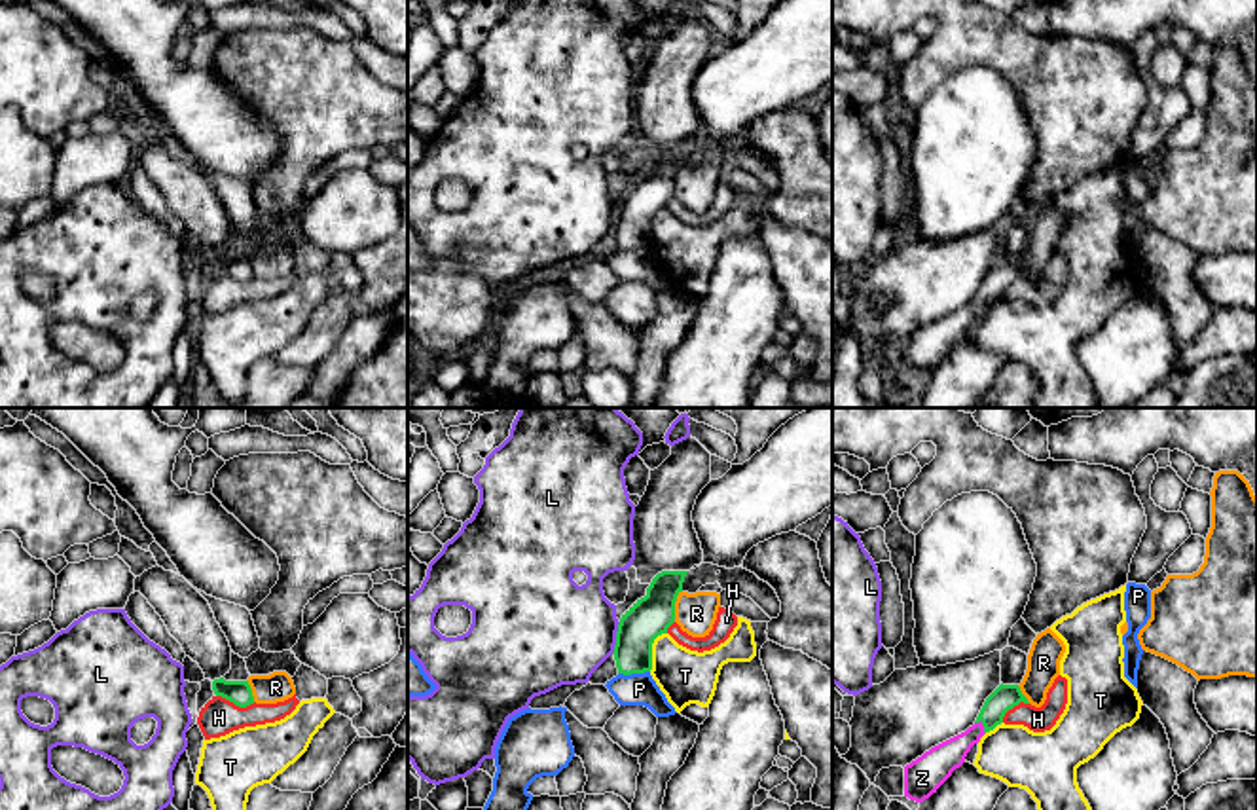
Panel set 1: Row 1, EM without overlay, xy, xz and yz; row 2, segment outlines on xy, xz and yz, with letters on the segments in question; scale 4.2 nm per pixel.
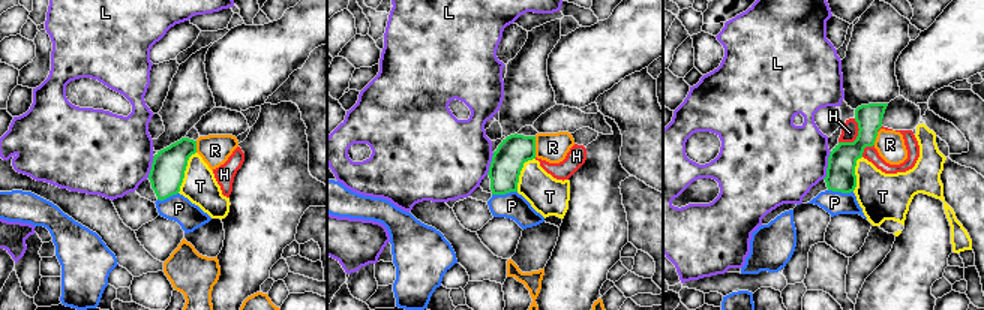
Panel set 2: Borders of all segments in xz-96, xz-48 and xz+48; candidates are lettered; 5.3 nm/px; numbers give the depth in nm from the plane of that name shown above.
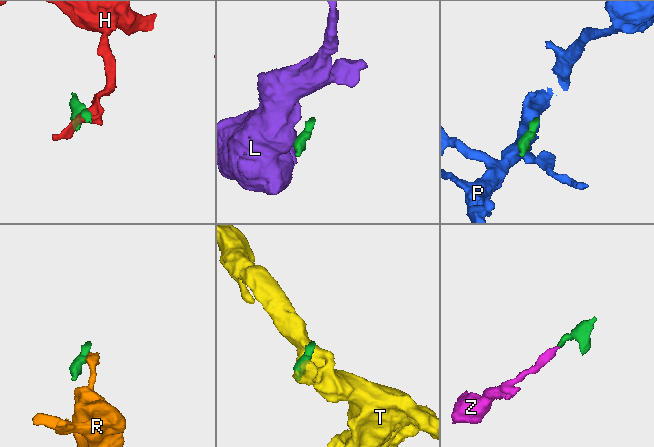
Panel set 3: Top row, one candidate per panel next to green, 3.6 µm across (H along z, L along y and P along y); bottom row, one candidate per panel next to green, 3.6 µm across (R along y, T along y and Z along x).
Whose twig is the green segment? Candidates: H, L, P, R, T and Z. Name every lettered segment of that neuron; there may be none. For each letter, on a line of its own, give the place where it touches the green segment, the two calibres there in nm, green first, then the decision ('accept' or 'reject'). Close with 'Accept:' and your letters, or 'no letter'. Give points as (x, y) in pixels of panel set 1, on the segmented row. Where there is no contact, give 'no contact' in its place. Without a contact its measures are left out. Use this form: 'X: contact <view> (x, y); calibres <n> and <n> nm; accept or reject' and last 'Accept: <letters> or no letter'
H: contact xy (236, 704); calibres 100 and 160 nm; reject
L: contact xz (617, 638); calibres 170 and 440 nm; reject
P: contact xz (634, 672); calibres 170 and 140 nm; reject
R: contact xz (674, 606); calibres 170 and 170 nm; reject
T: contact xz (651, 649); calibres 170 and 220 nm; reject
Z: contact yz (983, 723); calibres 110 and 140 nm; accept
Accept: Z

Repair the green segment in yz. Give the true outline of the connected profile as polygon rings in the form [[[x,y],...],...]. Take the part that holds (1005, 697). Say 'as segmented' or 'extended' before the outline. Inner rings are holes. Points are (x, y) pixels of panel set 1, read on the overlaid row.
extended; [[[999,685],[984,702],[976,721],[965,732],[931,747],[904,766],[904,797],[923,802],[965,763],[980,738],[1003,723],[1009,709],[1029,704],[1018,685]]]

